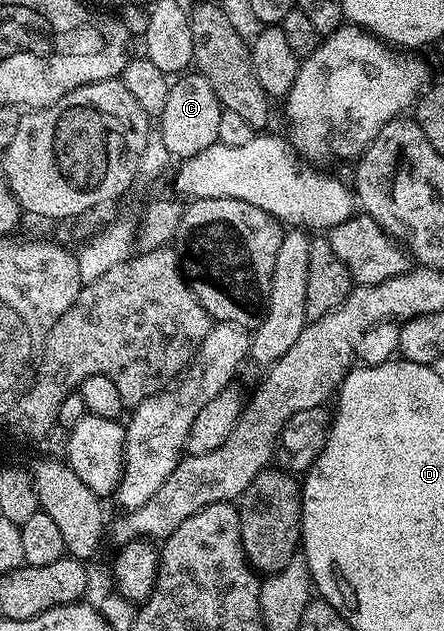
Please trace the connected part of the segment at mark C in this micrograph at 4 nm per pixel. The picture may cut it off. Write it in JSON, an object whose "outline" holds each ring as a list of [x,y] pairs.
{"outline":[[[188,71],[177,76],[170,84],[170,95],[166,95],[166,107],[158,118],[158,132],[162,135],[162,143],[166,143],[166,151],[173,158],[183,159],[198,155],[198,151],[206,151],[206,147],[218,142],[218,119],[221,111],[218,95],[214,95],[214,87],[198,71]]]}

